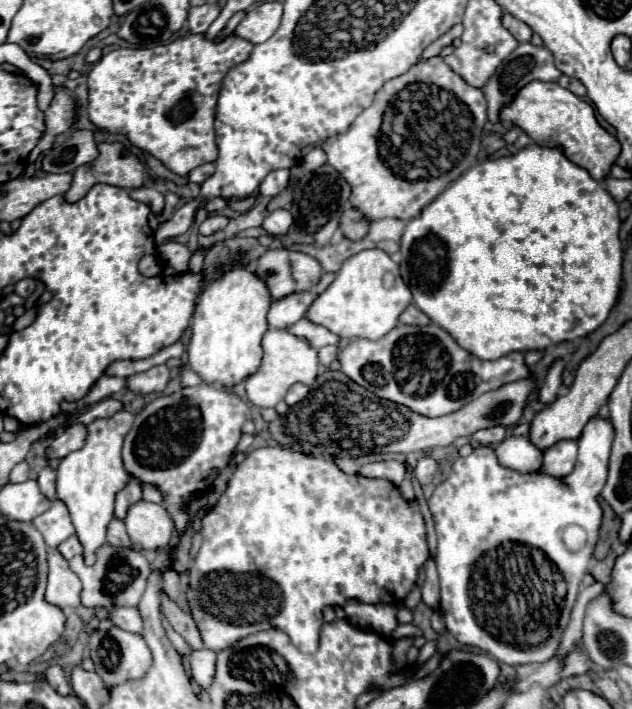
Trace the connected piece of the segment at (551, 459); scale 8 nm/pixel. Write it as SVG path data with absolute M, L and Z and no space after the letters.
M561 440L557 446L551 446L543 452L543 472L563 478L567 476L577 460L577 440Z

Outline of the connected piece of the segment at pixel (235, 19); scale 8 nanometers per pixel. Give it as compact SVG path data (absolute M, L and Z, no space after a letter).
M244 11L237 12L231 19L227 22L224 29L220 32L220 34L215 38L215 41L221 41L227 34L232 33L238 24L244 19L246 13Z

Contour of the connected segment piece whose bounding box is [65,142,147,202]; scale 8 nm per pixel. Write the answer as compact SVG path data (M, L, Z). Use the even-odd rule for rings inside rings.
M101 142L99 146L99 156L85 164L79 166L73 174L73 184L69 192L65 194L67 202L77 202L81 200L93 184L111 184L119 188L139 188L145 178L145 166L137 160L137 156L129 156L129 152L119 144L109 144Z

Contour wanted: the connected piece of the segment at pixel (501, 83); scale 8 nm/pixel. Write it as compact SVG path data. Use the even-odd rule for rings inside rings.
M525 42L525 44L519 44L511 54L509 58L495 70L495 74L489 78L489 82L483 86L483 94L487 98L487 112L489 112L489 120L491 122L497 122L499 120L499 108L509 104L513 100L513 94L525 86L527 82L531 80L557 80L561 76L561 72L555 68L553 64L553 54L545 48L545 46L535 46L531 42Z

